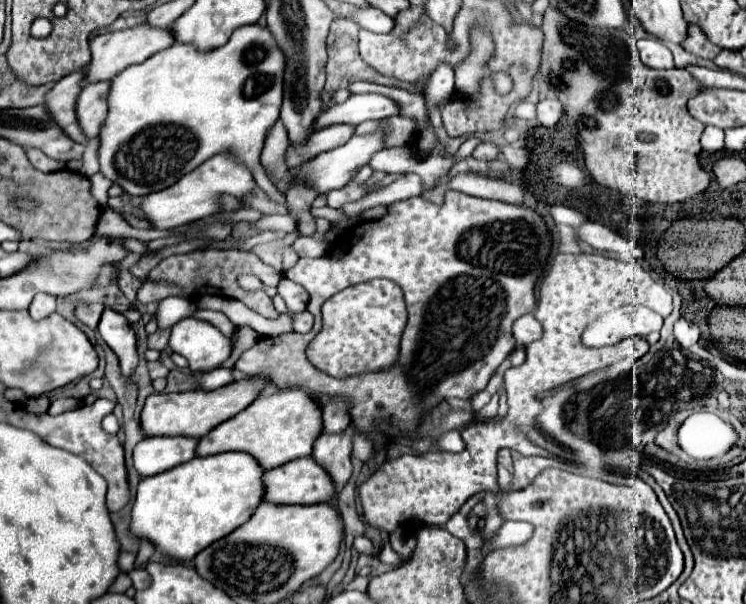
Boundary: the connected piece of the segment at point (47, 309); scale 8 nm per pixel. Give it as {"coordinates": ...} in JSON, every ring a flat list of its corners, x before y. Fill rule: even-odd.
{"coordinates":[[35,295,33,303,29,305,29,315,39,321,49,317,51,313,55,313,55,297,51,295]]}

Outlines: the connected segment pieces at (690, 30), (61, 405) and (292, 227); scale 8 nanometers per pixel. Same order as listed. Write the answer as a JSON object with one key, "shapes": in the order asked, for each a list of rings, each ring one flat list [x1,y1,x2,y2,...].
{"shapes":[[[695,25,687,27,687,39,683,41,683,49,701,59,715,59,717,53,721,51,719,47,713,47,707,35,703,35,703,31,699,31,699,27]],[[67,397,67,399,57,399,57,401,53,401,53,403,51,403,49,413,51,413,51,415,59,415,59,413,65,413,65,411,69,411,69,409,79,407,81,403,83,403,81,399,73,399,73,397]],[[263,215,259,221,253,223,257,231,281,231,281,233,297,233,297,221,285,215]]]}

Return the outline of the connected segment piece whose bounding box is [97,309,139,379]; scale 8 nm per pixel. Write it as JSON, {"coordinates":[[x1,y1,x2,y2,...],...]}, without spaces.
{"coordinates":[[105,309,97,331,103,337,103,341,113,349,113,353,119,357,123,377,129,379,135,373,135,367,139,361,135,333,133,333,131,325,127,323,127,319,121,313]]}

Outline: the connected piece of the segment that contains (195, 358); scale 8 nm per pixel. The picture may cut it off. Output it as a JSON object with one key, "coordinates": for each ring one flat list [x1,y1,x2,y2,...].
{"coordinates":[[183,319,171,329,169,347,183,355,189,367,219,367,231,355,231,341,205,321]]}

